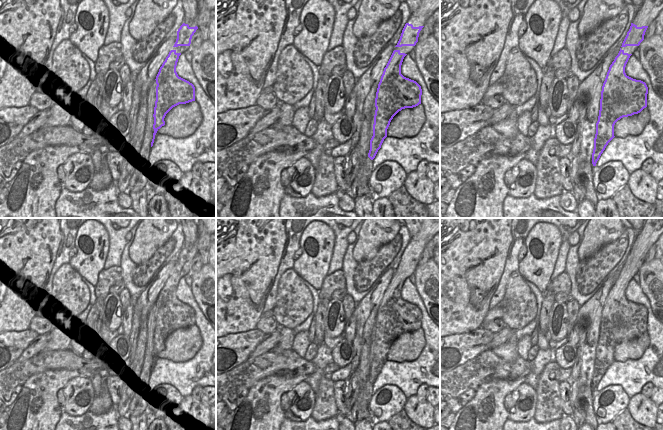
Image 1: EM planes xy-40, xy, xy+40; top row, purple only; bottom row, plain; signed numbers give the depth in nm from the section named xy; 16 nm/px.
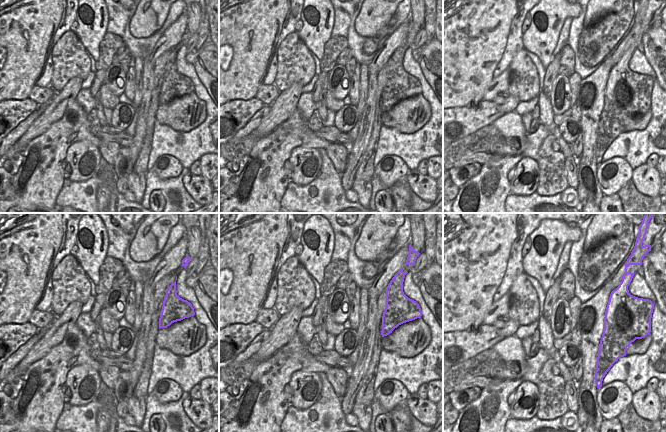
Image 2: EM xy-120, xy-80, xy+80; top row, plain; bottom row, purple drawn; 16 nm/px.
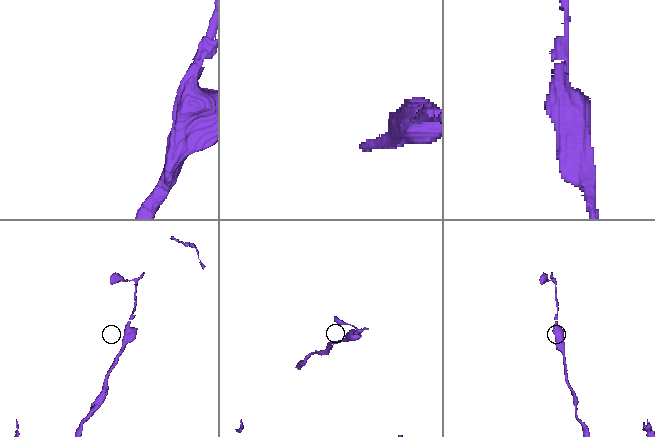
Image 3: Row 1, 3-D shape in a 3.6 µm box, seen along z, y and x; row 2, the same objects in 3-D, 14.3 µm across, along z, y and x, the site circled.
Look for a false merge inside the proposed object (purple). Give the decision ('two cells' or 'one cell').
two cells

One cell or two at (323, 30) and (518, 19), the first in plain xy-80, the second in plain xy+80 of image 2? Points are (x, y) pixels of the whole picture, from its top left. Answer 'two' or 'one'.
two

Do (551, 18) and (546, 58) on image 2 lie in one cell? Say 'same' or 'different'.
same

